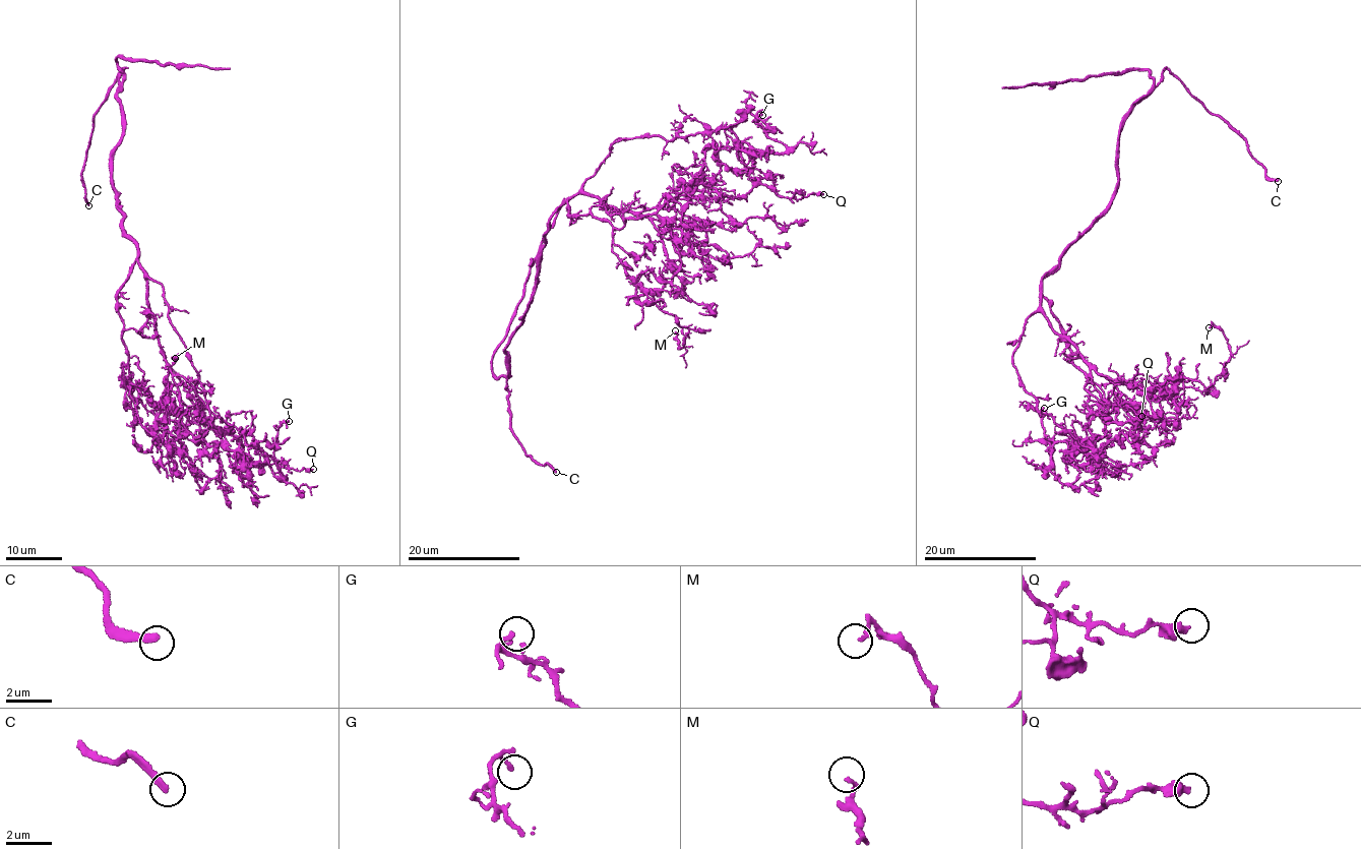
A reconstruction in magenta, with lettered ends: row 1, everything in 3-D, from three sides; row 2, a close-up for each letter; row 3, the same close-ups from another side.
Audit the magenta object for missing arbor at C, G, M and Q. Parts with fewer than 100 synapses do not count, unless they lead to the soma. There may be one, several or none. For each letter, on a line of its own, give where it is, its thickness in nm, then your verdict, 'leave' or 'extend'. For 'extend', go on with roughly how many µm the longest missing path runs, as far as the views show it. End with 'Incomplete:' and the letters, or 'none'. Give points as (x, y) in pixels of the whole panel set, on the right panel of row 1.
C: at (1278, 181); 280 nm thick; leave
G: at (1044, 408); 100 nm thick; leave
M: at (1209, 327); 100 nm thick; leave
Q: at (1141, 416); 320 nm thick; leave
Incomplete: none

